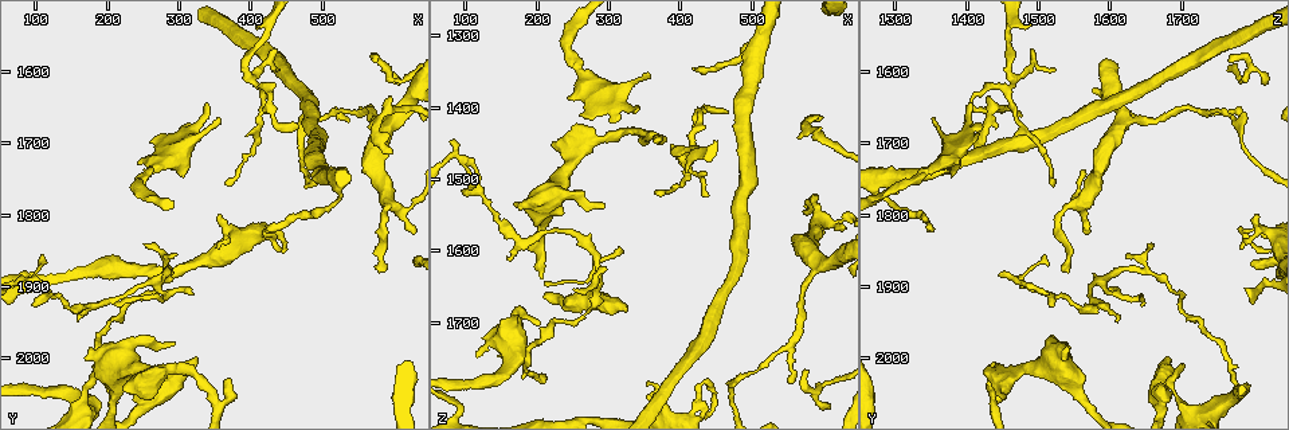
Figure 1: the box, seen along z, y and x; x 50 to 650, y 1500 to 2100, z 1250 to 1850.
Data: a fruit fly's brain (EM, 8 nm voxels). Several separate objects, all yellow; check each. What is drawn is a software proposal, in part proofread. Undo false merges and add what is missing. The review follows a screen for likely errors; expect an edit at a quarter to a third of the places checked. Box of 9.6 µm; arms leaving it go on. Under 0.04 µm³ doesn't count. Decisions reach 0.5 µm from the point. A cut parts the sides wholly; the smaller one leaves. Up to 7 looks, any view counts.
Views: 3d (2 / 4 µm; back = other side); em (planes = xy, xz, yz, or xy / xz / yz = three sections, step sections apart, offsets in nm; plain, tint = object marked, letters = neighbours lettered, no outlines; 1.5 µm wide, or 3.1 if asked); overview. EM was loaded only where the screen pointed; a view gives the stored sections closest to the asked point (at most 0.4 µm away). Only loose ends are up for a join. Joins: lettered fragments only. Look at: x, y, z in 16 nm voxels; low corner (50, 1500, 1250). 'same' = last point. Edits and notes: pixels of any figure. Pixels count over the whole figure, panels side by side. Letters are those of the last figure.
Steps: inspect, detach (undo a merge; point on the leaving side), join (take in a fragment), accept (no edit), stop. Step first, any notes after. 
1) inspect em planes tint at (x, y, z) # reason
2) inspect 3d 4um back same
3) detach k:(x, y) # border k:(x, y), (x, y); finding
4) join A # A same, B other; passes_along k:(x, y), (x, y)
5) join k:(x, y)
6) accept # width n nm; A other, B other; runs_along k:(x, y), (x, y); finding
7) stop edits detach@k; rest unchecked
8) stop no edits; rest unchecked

inspect em planes letters at (420, 1825, 1350)

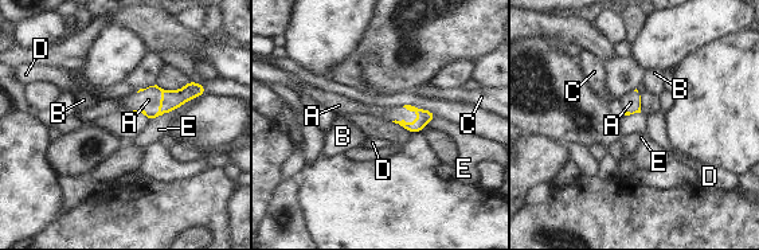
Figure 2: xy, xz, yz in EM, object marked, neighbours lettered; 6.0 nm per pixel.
join A # longest_contact E 360 nm; A same, B other, C other, D other, E other; passes_along 2:(169, 100), (155, 114), (148, 100); the neuron continues

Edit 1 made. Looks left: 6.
inspect em planes letters at (340, 1645, 1405) # an open end

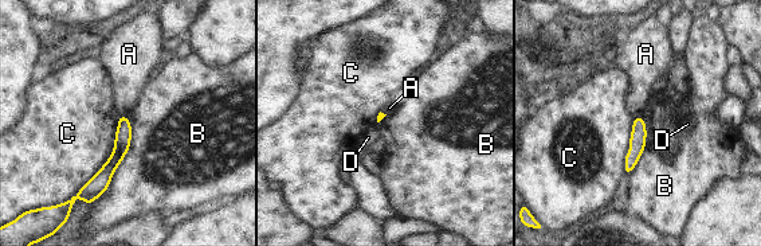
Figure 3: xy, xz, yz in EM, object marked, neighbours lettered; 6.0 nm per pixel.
accept # A other, B other, C other, D other; runs_along 3:(122, 118), (121, 149), (97, 192); no lettered fragment goes on from it

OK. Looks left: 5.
inspect em planes letters at (285, 1875, 1640) # a narrow waist

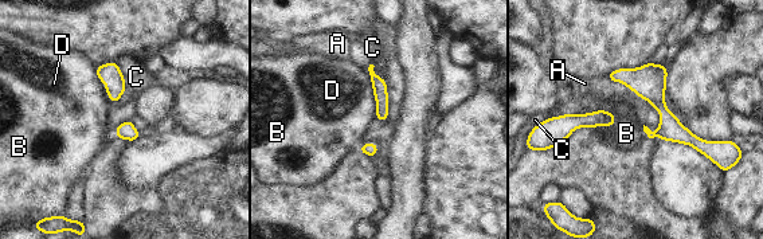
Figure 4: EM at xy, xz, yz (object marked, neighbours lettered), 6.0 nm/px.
accept # width 70 nm; A other, B other, C other, D other; runs_along 4:(613, 75), (634, 78), (687, 137), (713, 144); one neuron here

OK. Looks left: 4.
stop edits join@2; rest unchecked

